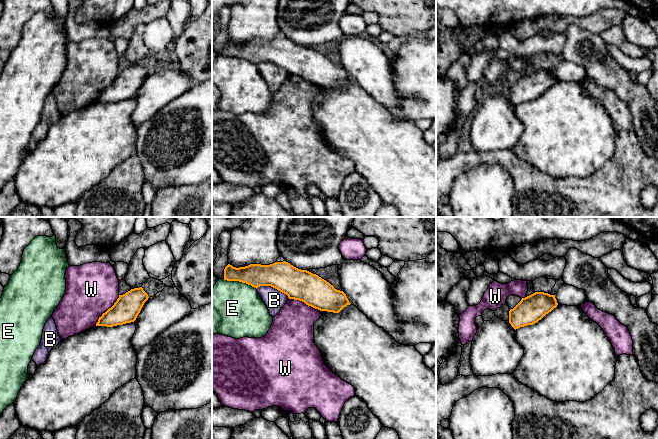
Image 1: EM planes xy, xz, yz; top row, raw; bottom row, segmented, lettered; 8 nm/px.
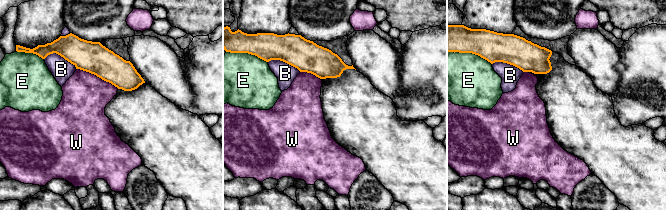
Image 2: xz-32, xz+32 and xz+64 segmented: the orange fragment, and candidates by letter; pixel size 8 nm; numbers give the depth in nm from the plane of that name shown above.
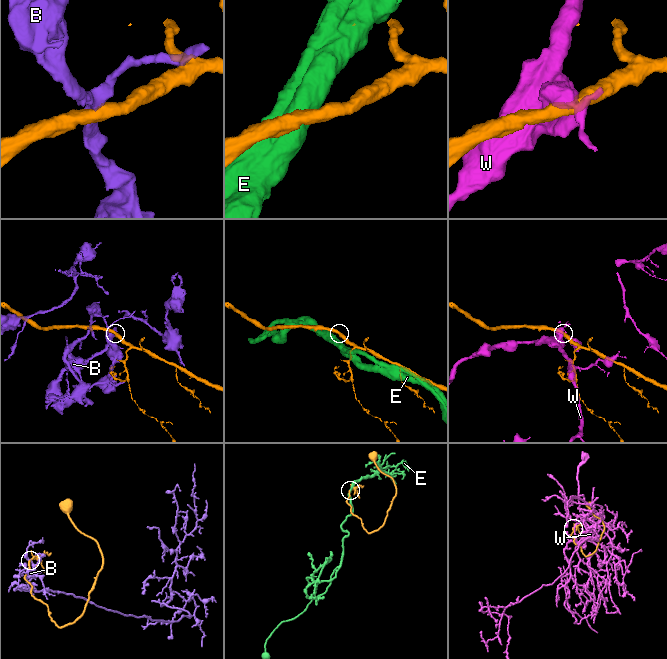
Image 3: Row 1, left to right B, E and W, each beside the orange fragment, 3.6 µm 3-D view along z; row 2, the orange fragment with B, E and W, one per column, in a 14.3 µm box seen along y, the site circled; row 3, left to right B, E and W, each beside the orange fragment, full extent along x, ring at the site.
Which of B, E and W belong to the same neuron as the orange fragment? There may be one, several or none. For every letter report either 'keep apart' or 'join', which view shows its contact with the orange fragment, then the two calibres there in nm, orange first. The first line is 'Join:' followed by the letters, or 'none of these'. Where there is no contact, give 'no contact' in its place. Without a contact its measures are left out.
Join: none of these
B: keep apart; meets orange in xz; 240 nm thick on the orange side, 160 nm on the other
E: keep apart; meets orange in xz; 190 nm thick on the orange side, 440 nm on the other
W: keep apart; meets orange in xy; 200 nm thick on the orange side, 420 nm on the other

